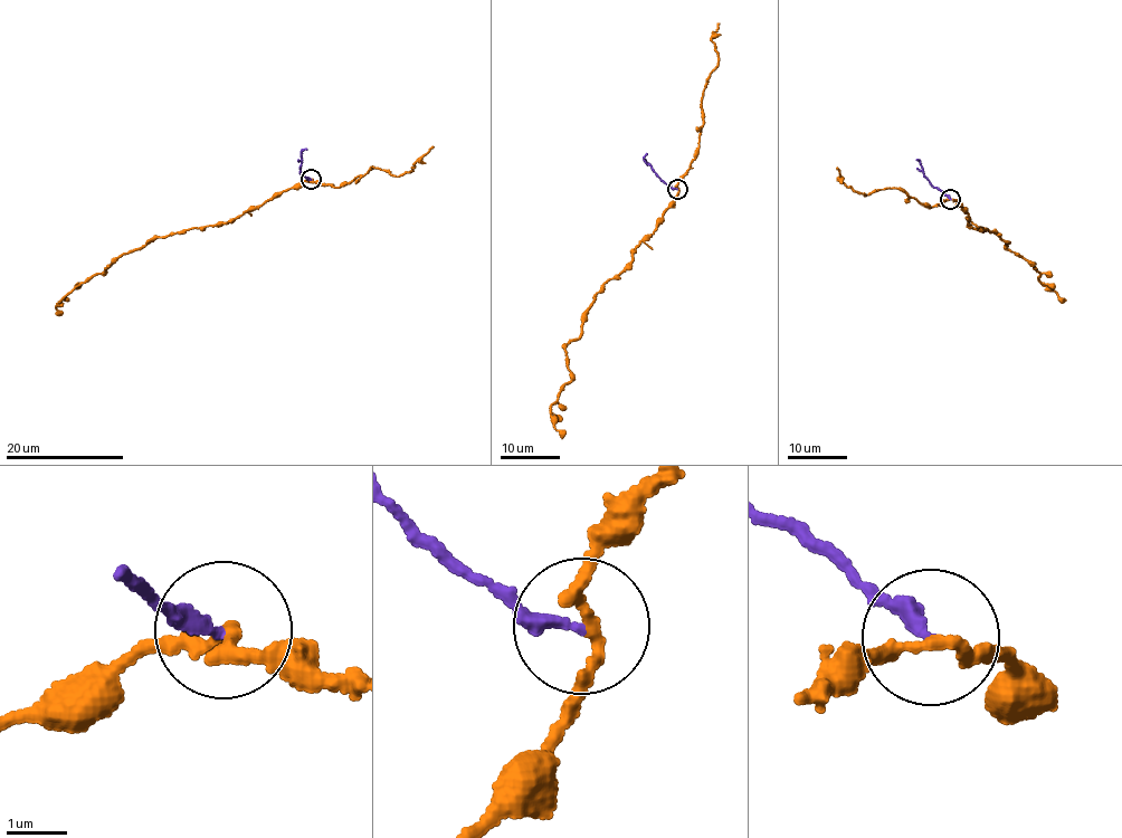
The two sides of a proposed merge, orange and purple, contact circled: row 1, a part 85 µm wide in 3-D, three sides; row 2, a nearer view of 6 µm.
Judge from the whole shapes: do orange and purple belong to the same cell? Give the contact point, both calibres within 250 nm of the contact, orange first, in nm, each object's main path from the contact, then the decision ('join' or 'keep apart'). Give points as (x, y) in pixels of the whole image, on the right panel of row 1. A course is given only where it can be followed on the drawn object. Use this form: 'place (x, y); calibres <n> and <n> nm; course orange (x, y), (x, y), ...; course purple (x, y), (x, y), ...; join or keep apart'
place (950, 199); calibres 200 and 240 nm; course orange (951, 198), (968, 215), (971, 227), (994, 231), (1009, 243), (1005, 241), (1033, 263), (1042, 283), (1066, 300); course purple (951, 198), (924, 175), (916, 160); keep apart

